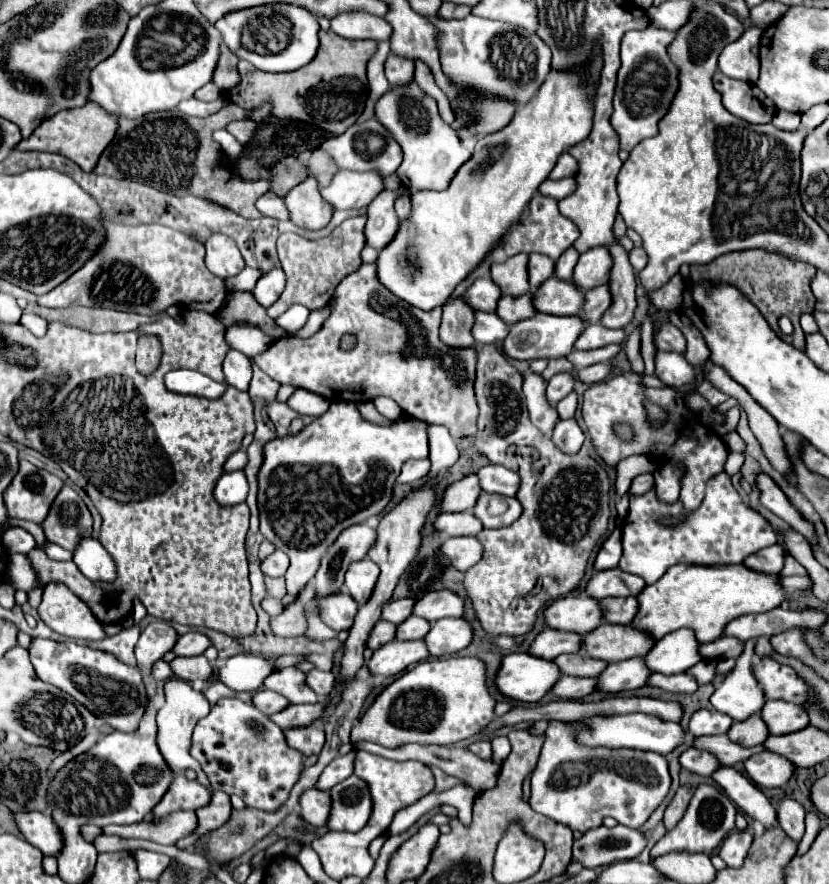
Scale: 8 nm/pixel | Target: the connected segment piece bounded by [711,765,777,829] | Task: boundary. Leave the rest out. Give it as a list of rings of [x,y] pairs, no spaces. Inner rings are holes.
[[[717,767],[713,771],[713,781],[727,793],[727,797],[751,819],[765,825],[765,829],[777,827],[777,813],[769,799],[759,791],[759,787],[743,773],[733,767]]]

